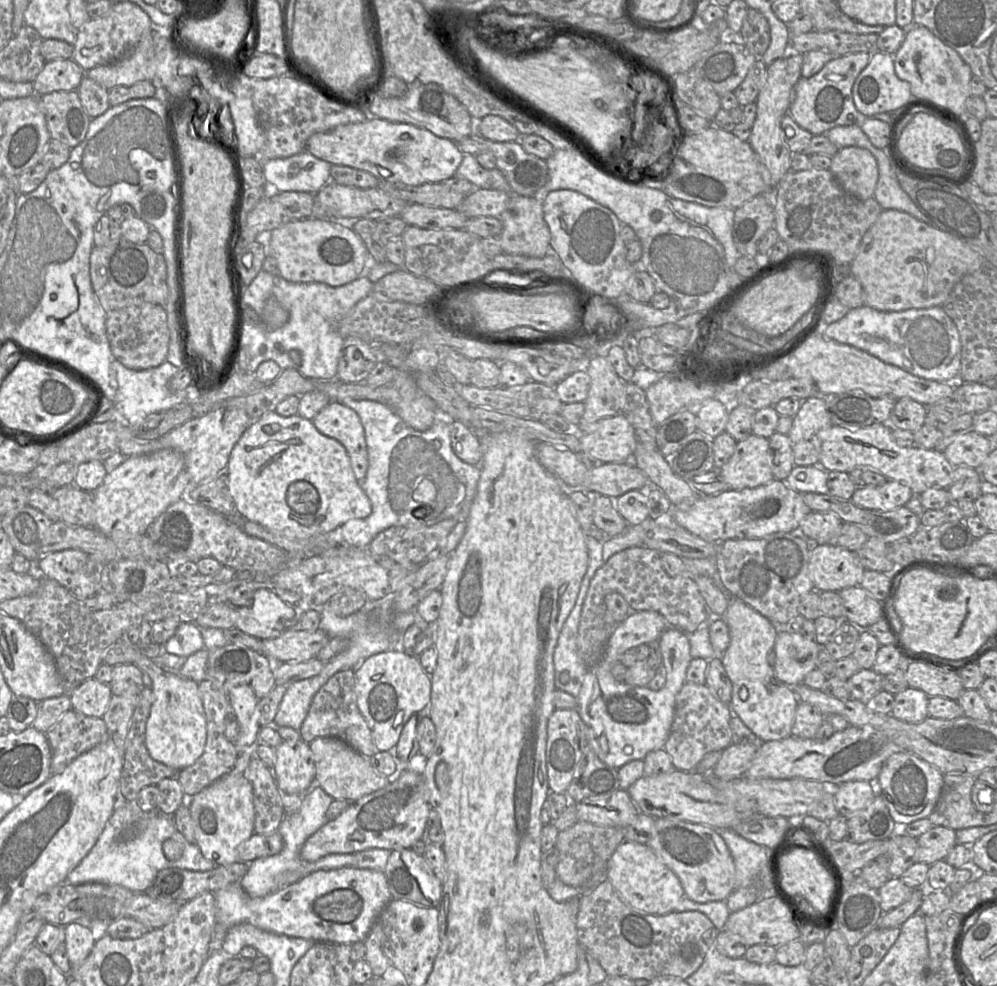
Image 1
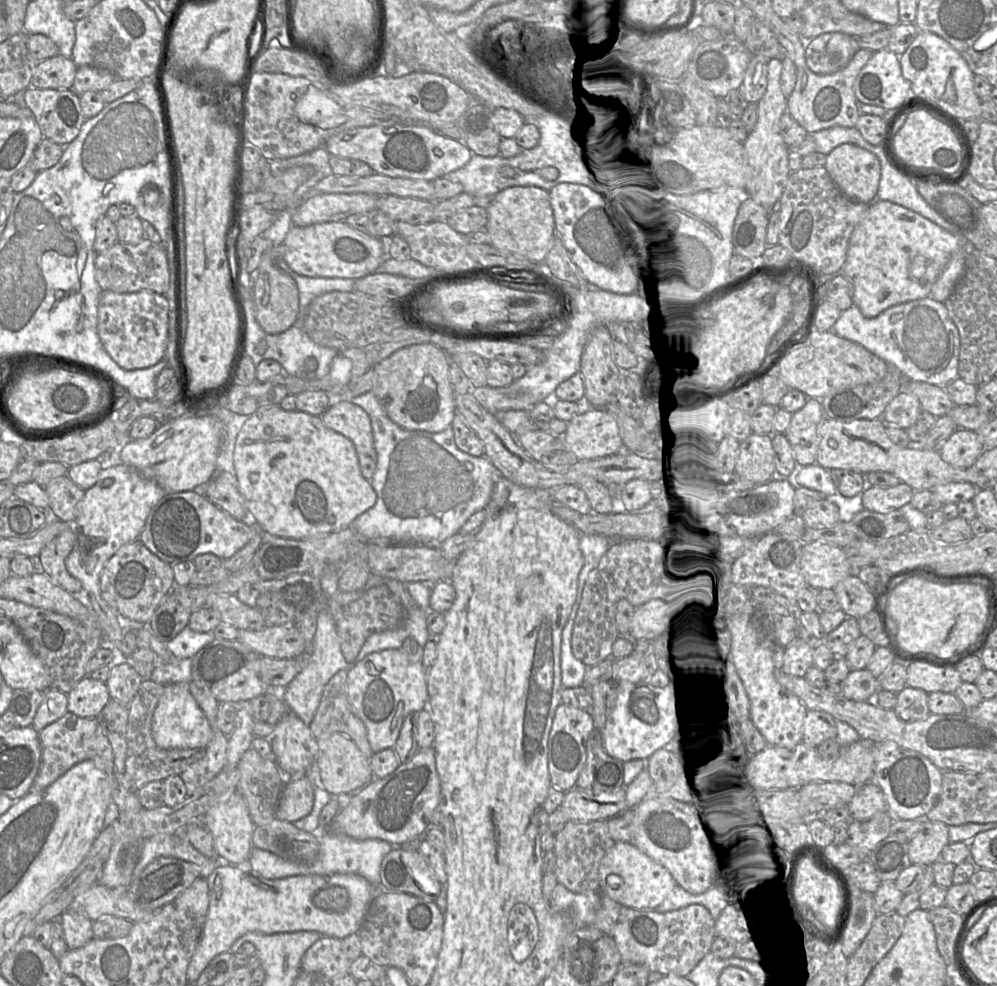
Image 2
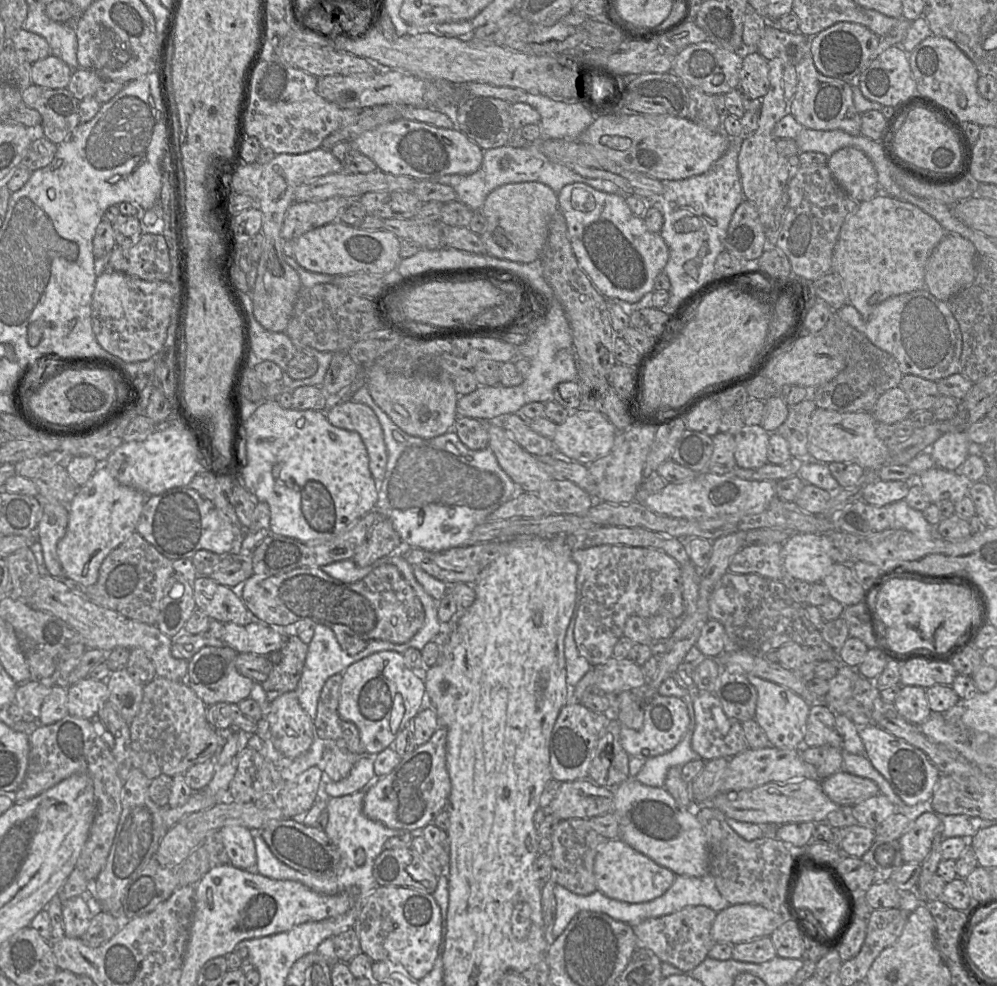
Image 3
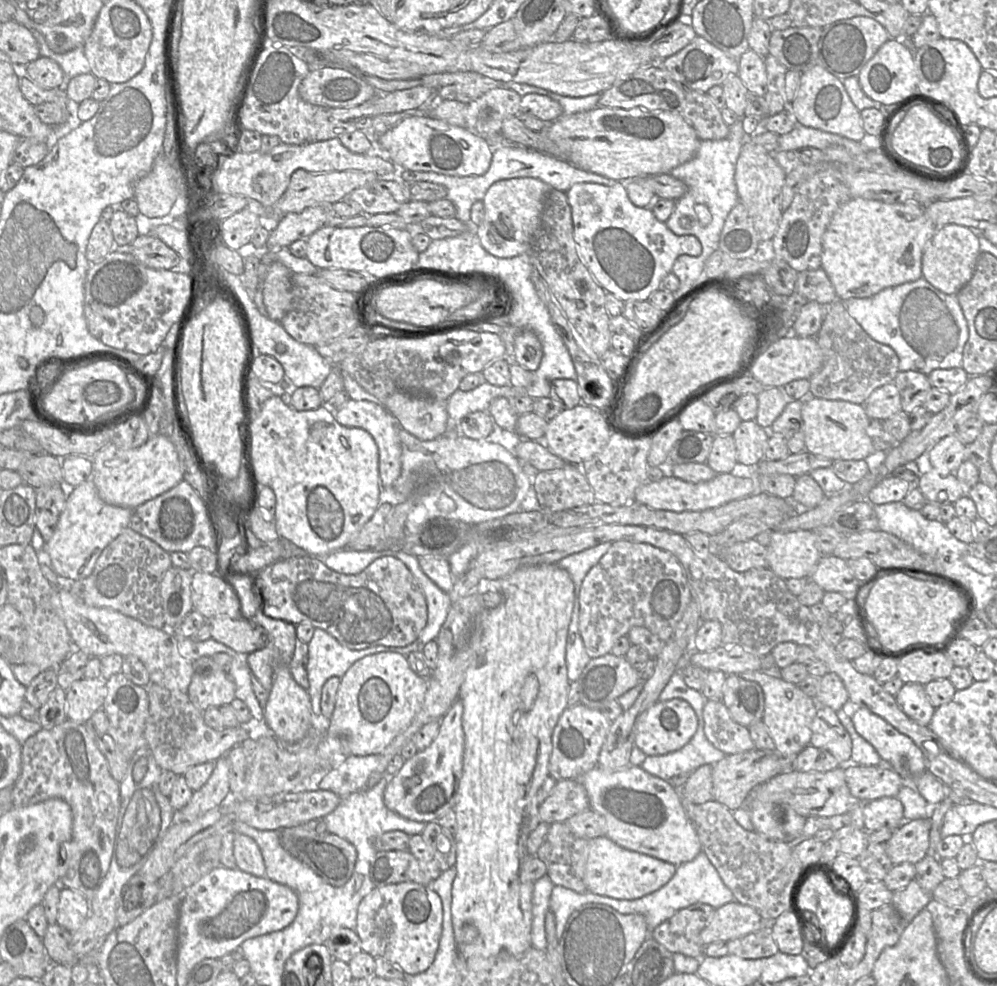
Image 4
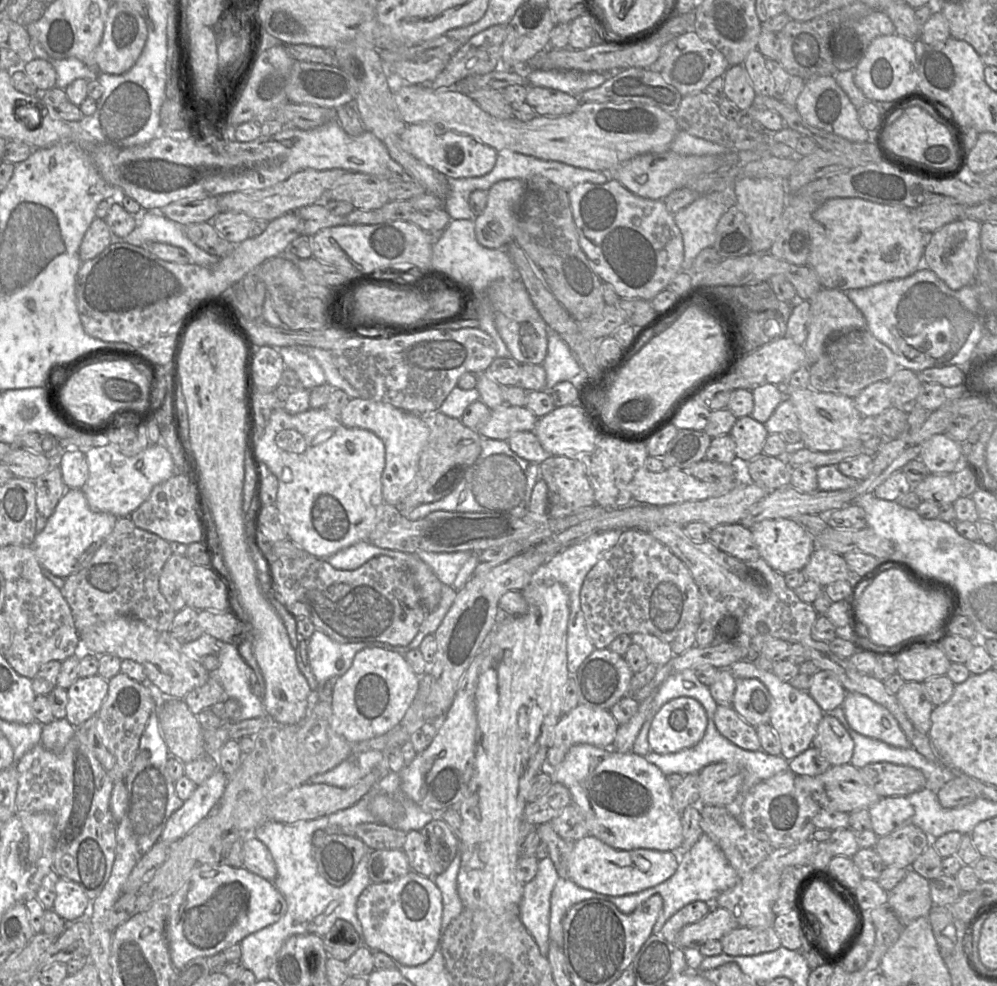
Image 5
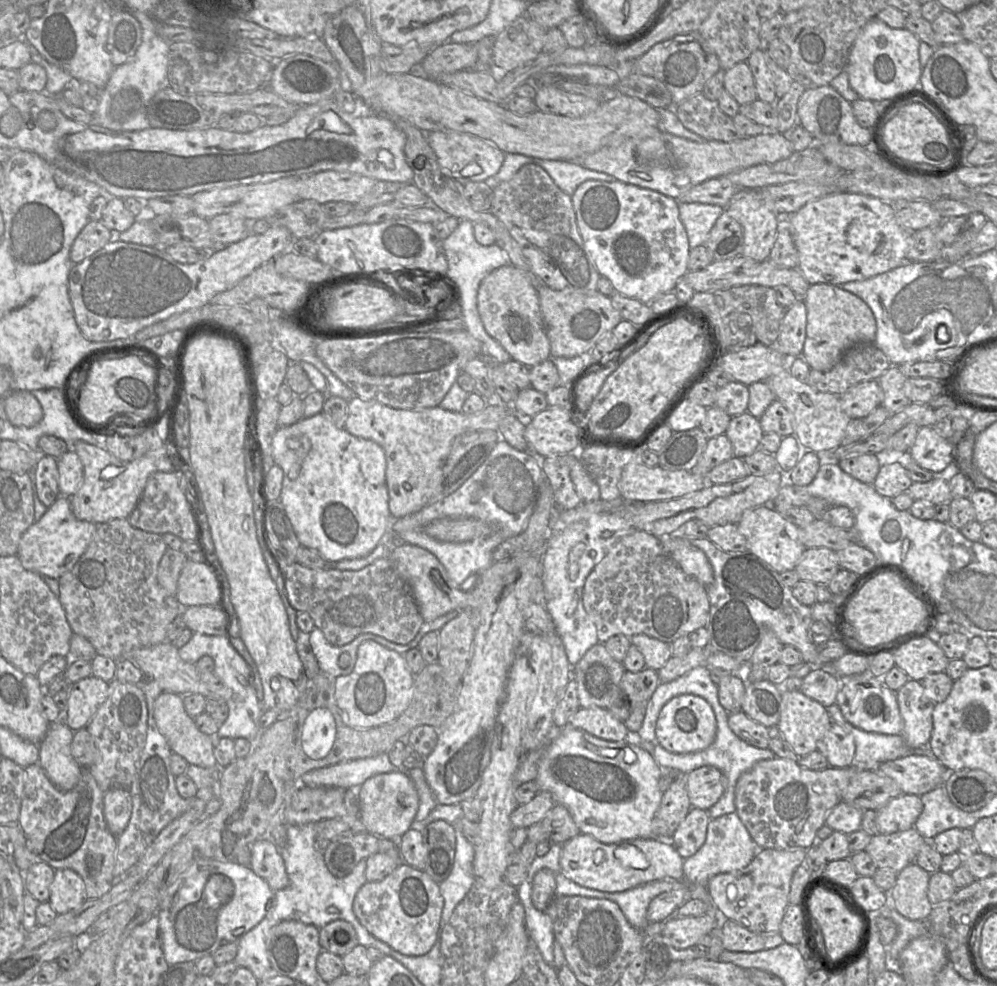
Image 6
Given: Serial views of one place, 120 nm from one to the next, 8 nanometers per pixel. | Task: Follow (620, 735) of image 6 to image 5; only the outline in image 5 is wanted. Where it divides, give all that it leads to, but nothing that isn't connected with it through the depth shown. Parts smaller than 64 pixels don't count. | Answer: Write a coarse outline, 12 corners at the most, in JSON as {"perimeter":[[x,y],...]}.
{"perimeter":[[579,704],[551,734],[545,771],[574,745],[611,748],[619,724],[609,710]]}

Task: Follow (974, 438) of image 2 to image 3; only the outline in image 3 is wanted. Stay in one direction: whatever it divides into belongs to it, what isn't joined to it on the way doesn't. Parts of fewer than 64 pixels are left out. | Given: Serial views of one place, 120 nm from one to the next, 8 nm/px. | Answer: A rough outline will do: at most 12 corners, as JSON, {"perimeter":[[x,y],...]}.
{"perimeter":[[965,432],[943,434],[929,449],[935,466],[958,471],[969,456]]}

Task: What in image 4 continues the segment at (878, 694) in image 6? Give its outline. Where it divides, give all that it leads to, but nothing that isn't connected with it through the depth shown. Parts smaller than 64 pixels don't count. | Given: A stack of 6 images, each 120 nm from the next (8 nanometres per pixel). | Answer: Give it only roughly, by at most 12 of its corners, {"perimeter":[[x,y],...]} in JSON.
{"perimeter":[[867,708],[851,717],[857,733],[906,783],[926,771],[923,753]]}

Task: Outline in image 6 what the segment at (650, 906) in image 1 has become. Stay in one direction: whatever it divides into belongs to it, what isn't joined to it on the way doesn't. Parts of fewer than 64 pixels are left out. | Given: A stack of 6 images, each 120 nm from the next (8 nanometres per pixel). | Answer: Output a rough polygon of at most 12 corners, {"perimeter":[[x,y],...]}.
{"perimeter":[[580,833],[560,871],[581,886],[621,892],[684,881],[664,839],[604,844]]}

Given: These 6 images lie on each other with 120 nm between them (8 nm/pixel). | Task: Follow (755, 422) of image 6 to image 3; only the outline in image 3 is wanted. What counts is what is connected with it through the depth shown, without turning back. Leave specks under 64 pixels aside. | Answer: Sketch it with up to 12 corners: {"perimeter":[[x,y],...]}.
{"perimeter":[[744,425],[734,435],[736,465],[760,468],[770,433]]}

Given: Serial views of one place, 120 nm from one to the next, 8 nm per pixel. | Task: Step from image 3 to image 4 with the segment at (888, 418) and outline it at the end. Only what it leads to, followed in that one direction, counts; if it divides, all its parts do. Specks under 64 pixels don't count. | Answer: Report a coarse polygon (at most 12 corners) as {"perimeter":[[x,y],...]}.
{"perimeter":[[894,383],[875,389],[863,403],[870,419],[902,410]]}

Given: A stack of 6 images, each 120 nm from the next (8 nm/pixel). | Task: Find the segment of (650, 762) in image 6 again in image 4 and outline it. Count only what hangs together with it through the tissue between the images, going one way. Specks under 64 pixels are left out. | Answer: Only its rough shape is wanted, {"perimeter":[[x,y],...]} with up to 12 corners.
{"perimeter":[[633,765],[579,780],[617,845],[676,866],[702,851],[679,790]]}

